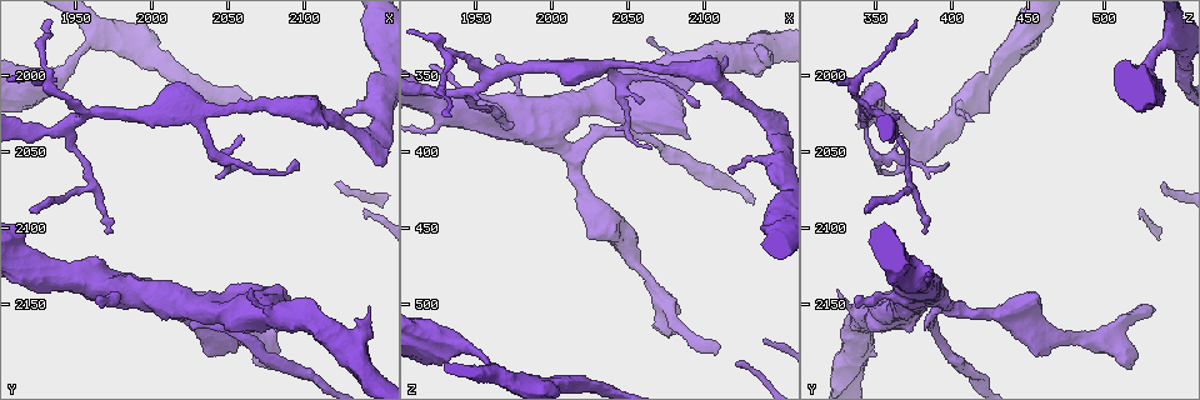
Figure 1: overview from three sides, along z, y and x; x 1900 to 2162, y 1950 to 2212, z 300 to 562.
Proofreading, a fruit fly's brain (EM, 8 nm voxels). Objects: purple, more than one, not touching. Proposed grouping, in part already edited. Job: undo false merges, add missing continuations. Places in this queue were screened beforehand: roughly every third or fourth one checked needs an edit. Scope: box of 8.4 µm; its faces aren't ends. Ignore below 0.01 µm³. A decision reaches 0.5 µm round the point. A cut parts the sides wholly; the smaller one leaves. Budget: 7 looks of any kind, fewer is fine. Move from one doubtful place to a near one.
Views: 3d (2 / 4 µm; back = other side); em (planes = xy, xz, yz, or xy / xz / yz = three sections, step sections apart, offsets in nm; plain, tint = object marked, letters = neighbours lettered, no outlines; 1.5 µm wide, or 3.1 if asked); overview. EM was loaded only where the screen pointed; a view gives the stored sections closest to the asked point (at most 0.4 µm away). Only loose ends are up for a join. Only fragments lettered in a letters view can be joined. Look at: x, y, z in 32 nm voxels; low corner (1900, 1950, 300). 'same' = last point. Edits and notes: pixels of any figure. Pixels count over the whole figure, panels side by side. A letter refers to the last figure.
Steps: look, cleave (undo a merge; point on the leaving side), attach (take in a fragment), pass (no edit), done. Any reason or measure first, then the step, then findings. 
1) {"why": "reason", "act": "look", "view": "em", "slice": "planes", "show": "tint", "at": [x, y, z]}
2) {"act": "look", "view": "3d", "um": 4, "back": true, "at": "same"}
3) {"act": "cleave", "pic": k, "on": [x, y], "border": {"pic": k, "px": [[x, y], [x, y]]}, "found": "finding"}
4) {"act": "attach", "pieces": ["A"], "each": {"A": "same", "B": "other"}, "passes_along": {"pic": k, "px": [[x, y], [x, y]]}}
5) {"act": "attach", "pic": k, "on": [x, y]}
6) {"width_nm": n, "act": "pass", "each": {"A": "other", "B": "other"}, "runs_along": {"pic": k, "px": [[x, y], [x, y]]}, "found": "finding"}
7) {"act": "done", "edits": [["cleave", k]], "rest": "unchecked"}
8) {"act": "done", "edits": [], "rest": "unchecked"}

{"why": "branch stops here", "act": "look", "view": "em", "slice": "planes", "show": "letters", "at": [2108, 2150, 526]}

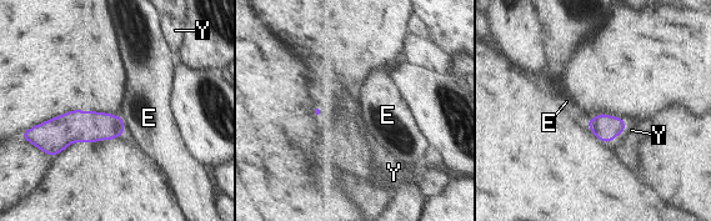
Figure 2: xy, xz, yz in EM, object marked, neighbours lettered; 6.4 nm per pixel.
{"width_nm": 170, "act": "attach", "pieces": ["Y"], "each": {"E": "other", "Y": "same"}, "passes_along": {"pic": 2, "px": [[605, 127], [619, 134], [631, 130]]}, "found": "the neuron continues"}

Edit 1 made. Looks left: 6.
{"why": "three arms meet", "act": "look", "view": "3d", "um": 2, "at": [2044, 2054, 350]}

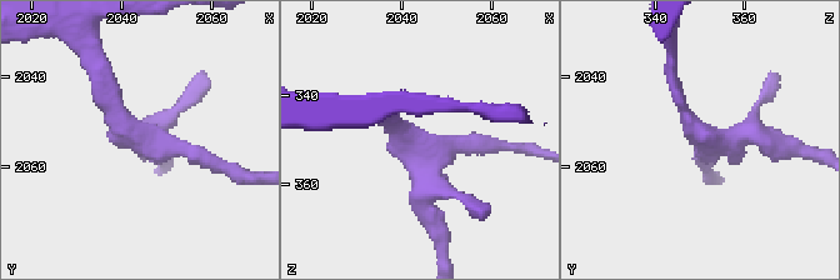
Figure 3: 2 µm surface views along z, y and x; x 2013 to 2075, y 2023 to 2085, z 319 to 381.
{"why": "shape alone is not enough", "act": "look", "view": "em", "slice": "planes", "show": "tint", "at": [2045, 2054, 352]}

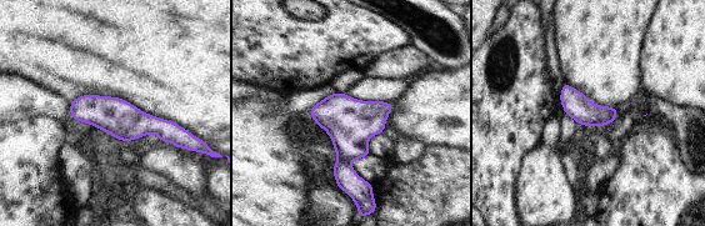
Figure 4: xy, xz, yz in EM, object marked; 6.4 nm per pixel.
{"act": "look", "view": "em", "slice": "planes", "show": "letters", "at": "same"}

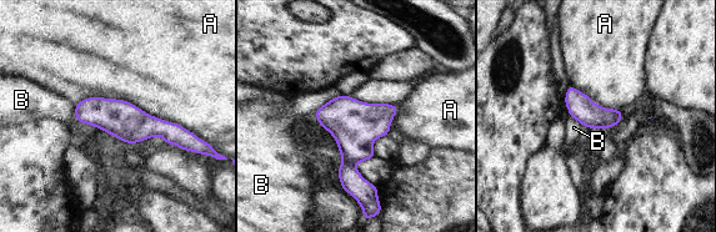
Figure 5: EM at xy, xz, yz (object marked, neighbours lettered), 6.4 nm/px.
{"act": "pass", "each": {"A": "other", "B": "other"}, "runs_along": {"pic": 5, "px": [[78, 110], [189, 136]]}, "found": "one neuron here"}

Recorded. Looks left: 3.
{"why": "arms part here", "act": "look", "view": "em", "slice": "xz", "step": 4, "show": "tint", "at": [1932, 2004, 336]}

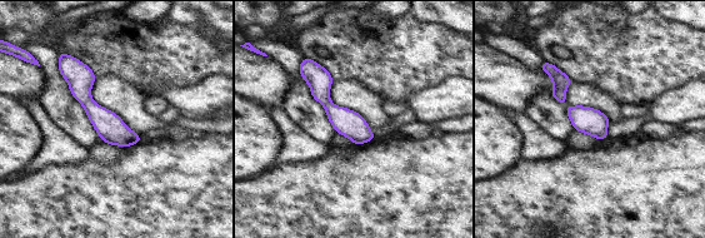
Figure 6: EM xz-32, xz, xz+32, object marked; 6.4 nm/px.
{"act": "look", "view": "em", "slice": "planes", "show": "tint", "at": "same"}

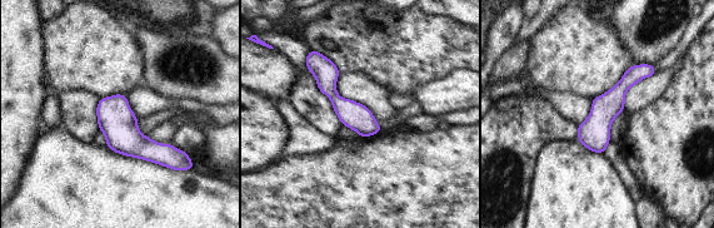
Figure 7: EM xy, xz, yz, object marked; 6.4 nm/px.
{"why": "what lies round it", "act": "look", "view": "em", "slice": "planes", "show": "letters", "at": "same"}

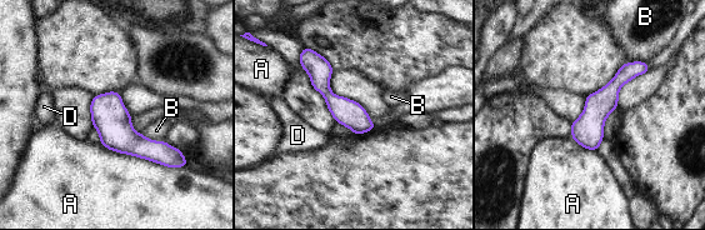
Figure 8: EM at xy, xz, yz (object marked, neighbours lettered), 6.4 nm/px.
{"act": "pass", "each": {"A": "other", "B": "other", "D": "other"}, "found": "continuous, no second neuron"}

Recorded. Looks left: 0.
{"act": "done", "edits": [["attach", 2]], "rest": "unchecked"}

